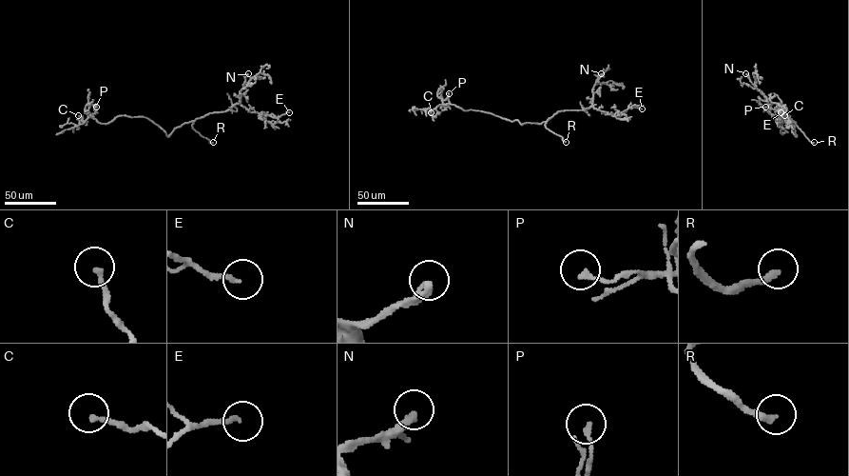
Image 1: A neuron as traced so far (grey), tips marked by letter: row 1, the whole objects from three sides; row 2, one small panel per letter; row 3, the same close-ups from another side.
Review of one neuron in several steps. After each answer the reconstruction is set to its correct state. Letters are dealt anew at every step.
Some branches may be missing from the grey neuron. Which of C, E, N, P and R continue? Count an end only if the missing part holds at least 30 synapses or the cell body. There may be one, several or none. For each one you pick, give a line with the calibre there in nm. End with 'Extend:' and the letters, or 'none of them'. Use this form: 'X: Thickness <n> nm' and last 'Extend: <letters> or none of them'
N: Thickness 240 nm
R: Thickness 280 nm
Extend: N, R

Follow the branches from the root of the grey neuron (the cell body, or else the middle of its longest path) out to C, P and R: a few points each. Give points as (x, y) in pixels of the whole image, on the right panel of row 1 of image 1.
C: (795, 129), (796, 136), (787, 117), (777, 123), (777, 117), (781, 124), (787, 121), (784, 115)
P: (795, 129), (796, 136), (787, 117), (782, 115), (782, 121), (777, 123), (779, 112), (765, 107)
R: (795, 129), (793, 121), (814, 142)

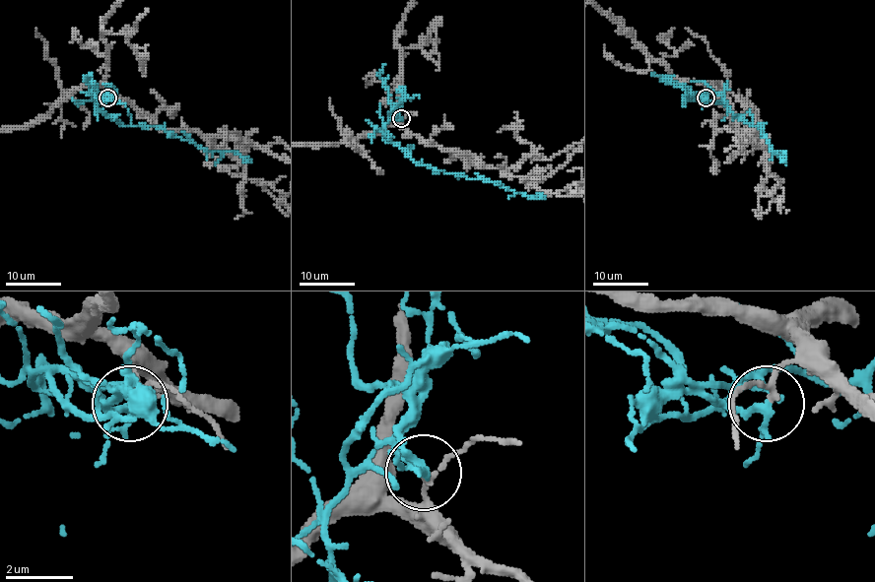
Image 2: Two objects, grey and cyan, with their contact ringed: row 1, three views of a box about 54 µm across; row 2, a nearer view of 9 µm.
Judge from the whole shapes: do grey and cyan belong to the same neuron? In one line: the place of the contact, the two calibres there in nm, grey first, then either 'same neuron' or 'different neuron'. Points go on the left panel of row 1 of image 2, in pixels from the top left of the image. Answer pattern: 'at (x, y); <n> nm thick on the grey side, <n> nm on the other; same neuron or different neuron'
at (107, 97); 130 nm thick on the grey side, 200 nm on the other; different neuron

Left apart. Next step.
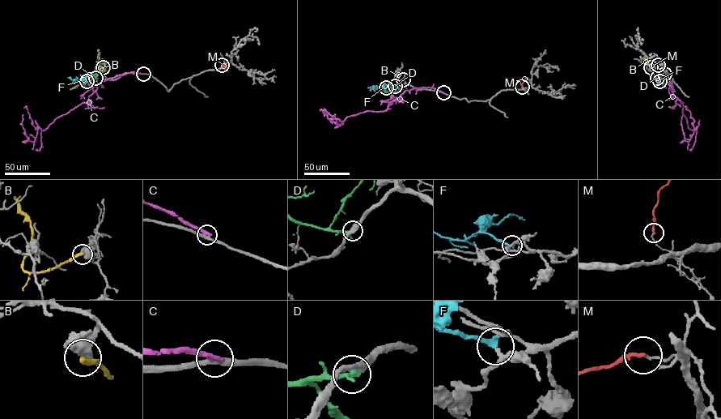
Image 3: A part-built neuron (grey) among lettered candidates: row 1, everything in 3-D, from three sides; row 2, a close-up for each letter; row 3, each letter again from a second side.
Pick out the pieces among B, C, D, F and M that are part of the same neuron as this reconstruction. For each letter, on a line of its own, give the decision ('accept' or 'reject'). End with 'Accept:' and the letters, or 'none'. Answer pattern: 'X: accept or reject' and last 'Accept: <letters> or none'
B: reject
C: reject
D: reject
F: accept
M: reject
Accept: F

